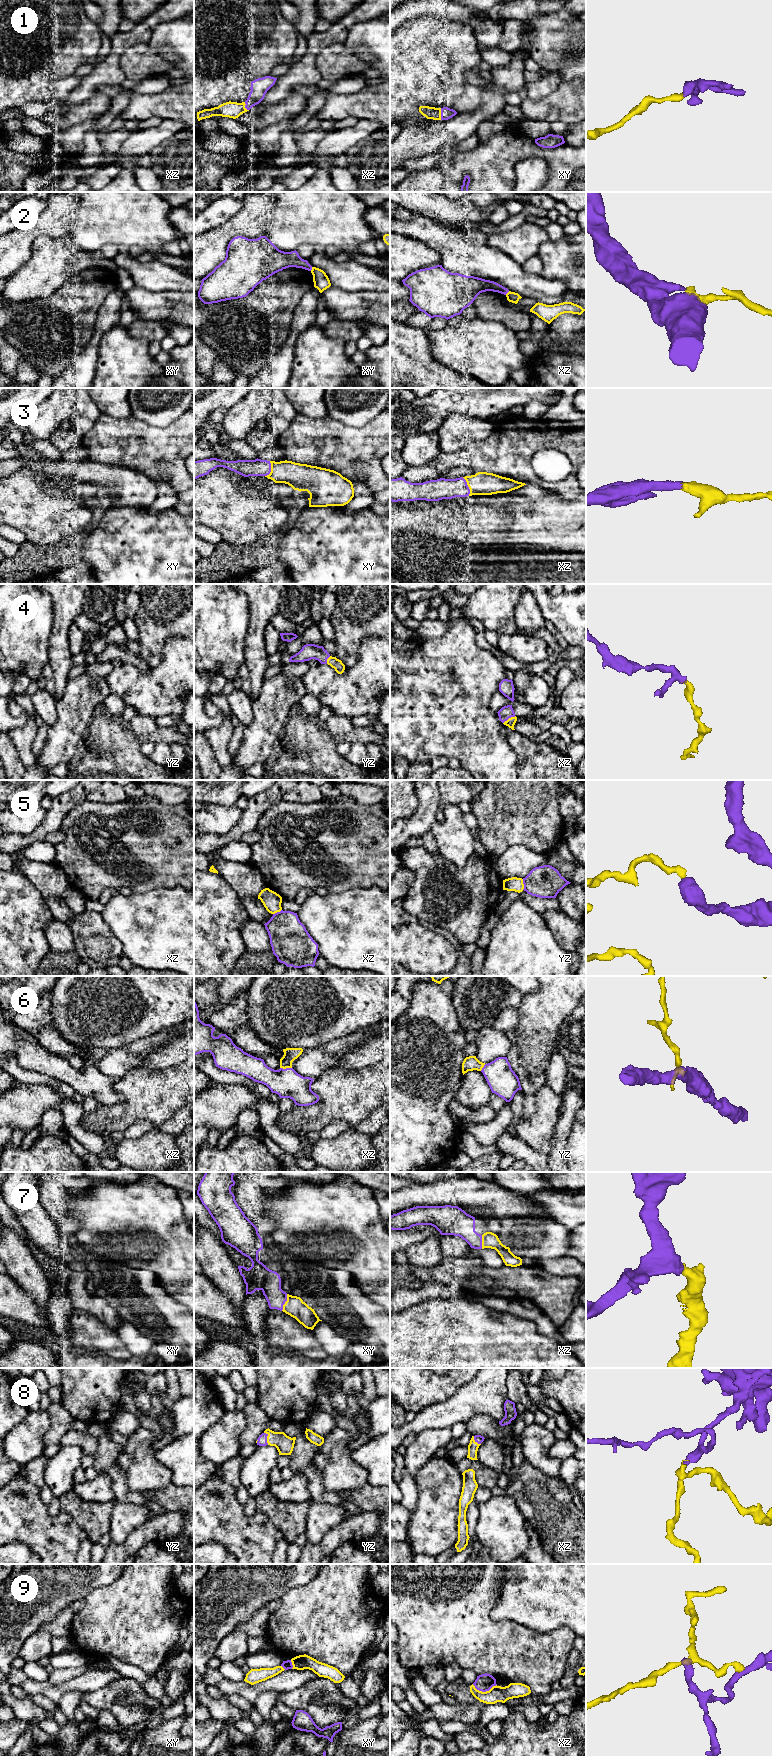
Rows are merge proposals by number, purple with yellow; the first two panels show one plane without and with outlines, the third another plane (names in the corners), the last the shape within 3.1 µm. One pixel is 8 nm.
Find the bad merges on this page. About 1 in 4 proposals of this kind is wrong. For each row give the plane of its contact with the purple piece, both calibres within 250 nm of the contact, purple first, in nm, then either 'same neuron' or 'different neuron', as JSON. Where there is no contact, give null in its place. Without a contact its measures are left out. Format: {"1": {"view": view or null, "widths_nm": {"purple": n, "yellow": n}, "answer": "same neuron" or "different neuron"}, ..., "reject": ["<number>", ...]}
{"1": {"view": "xy", "widths_nm": {"purple": 100, "yellow": 100}, "answer": "same neuron"}, "2": {"view": "xy", "widths_nm": {"purple": 140, "yellow": 130}, "answer": "different neuron"}, "3": {"view": "xz", "widths_nm": {"purple": 170, "yellow": 190}, "answer": "same neuron"}, "4": {"view": "xz", "widths_nm": {"purple": 110, "yellow": 70}, "answer": "same neuron"}, "5": {"view": "yz", "widths_nm": {"purple": 260, "yellow": 110}, "answer": "same neuron"}, "6": {"view": "xz", "widths_nm": {"purple": 240, "yellow": 110}, "answer": "same neuron"}, "7": {"view": "xy", "widths_nm": {"purple": 180, "yellow": 160}, "answer": "same neuron"}, "8": {"view": "yz", "widths_nm": {"purple": 80, "yellow": 140}, "answer": "same neuron"}, "9": {"view": "xz", "widths_nm": {"purple": 140, "yellow": 130}, "answer": "different neuron"}, "reject": ["2", "9"]}

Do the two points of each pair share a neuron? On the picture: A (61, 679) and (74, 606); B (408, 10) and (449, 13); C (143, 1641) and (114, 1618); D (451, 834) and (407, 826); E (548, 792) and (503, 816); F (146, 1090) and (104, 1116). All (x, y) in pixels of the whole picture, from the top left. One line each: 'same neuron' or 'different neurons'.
A: same neuron
B: same neuron
C: same neuron
D: different neurons
E: same neuron
F: same neuron

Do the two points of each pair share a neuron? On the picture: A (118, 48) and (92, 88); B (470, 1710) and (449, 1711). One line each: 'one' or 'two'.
A: one
B: one

